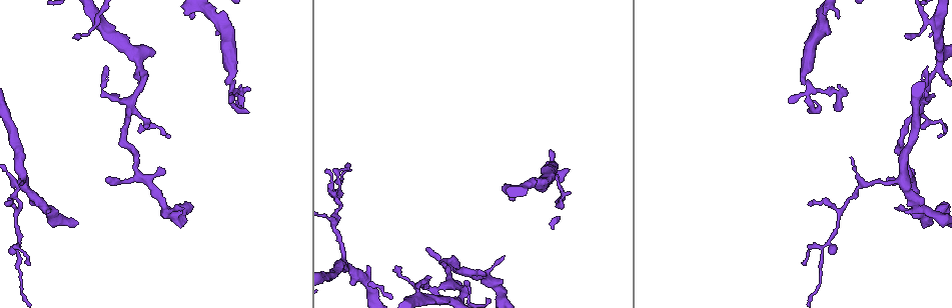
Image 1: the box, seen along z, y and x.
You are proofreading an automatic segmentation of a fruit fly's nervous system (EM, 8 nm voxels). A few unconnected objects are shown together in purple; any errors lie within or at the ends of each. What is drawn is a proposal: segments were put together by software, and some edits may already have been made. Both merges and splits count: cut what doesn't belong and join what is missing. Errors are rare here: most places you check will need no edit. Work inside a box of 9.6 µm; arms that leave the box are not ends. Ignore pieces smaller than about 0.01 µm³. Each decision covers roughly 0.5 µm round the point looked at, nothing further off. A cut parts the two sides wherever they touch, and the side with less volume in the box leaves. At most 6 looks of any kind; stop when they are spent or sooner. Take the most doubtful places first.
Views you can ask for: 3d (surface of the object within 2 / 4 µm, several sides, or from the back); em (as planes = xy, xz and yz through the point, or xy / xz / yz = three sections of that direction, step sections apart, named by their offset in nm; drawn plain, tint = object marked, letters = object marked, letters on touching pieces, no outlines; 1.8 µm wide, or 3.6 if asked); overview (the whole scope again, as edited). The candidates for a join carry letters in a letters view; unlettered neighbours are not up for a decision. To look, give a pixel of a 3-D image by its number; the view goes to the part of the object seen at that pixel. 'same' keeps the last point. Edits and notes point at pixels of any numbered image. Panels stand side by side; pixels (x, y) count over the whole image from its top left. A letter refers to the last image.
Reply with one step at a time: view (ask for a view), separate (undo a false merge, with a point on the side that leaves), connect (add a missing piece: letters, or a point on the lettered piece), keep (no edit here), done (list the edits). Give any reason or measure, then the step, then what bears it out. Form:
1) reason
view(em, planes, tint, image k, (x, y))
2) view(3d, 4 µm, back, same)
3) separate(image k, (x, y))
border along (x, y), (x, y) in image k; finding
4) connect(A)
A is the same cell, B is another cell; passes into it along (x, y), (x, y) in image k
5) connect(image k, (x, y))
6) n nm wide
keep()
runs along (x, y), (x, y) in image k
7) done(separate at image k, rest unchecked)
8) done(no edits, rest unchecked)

end of a long branch
view(em, planes, letters, image 1, (192, 19))

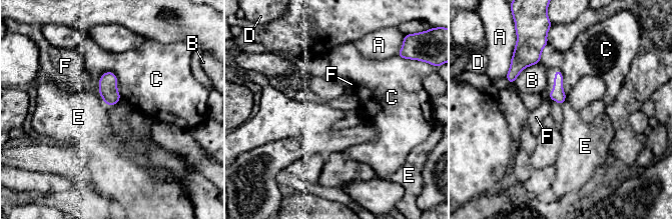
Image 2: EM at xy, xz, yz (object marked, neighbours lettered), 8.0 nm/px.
B touches over 280 nm
keep()
A, B, C, D, E and F are other cells; no lettered piece goes on from it

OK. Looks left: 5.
branch stops here
view(3d, 2 µm, image 1, (569, 170))

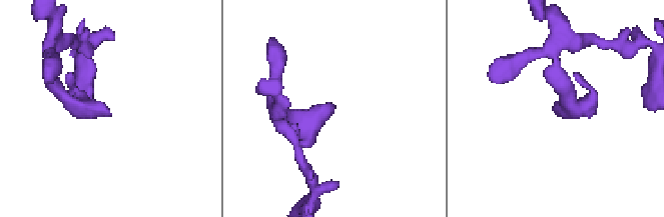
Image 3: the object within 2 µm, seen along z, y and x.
shape alone is not enough
view(em, planes, letters, image 3, (108, 115))

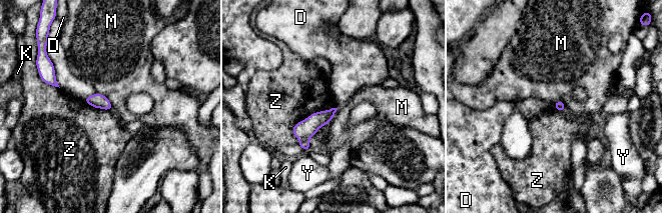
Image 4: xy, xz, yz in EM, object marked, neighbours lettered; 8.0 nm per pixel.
keep()
D, K, M, Y and Z are other cells; border along (337, 107), (298, 121), (297, 143) in image 4; no lettered piece goes on from it

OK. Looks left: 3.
looks like a crossing
view(em, xy, step 8, letters, image 1, (448, 279))

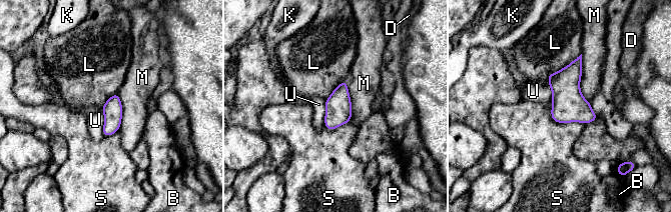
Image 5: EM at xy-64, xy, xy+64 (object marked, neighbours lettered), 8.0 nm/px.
cut it another way
view(em, planes, letters, same)

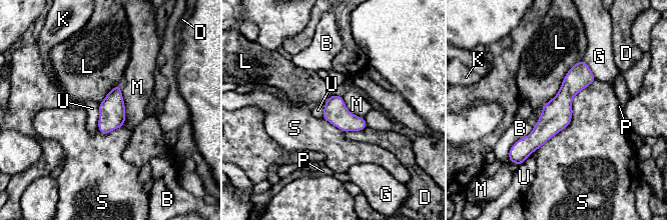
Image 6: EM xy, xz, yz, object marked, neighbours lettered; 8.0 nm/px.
S touches over 750 nm
keep()
B, D, G, K, L, M, P, S and U are other cells; runs along (581, 63), (556, 116), (520, 157) in image 6; continuous, no second neuron

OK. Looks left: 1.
done(no edits, rest unchecked)

